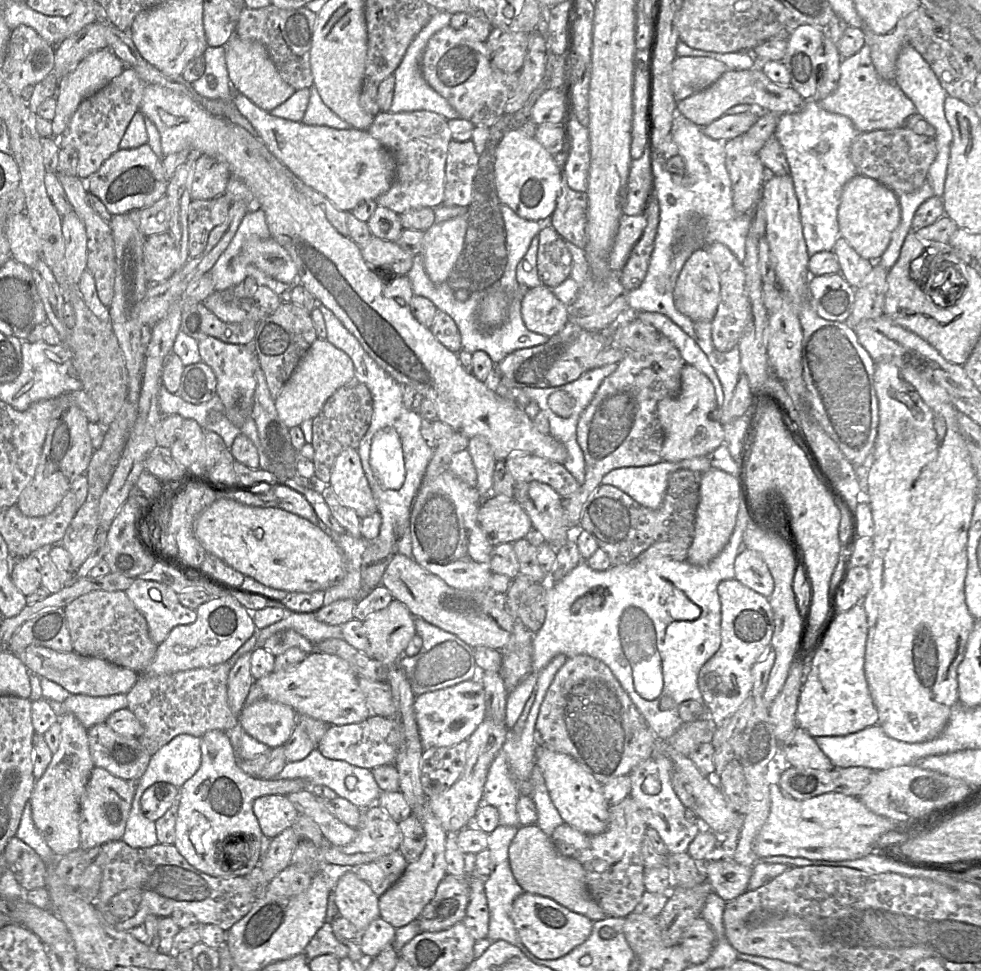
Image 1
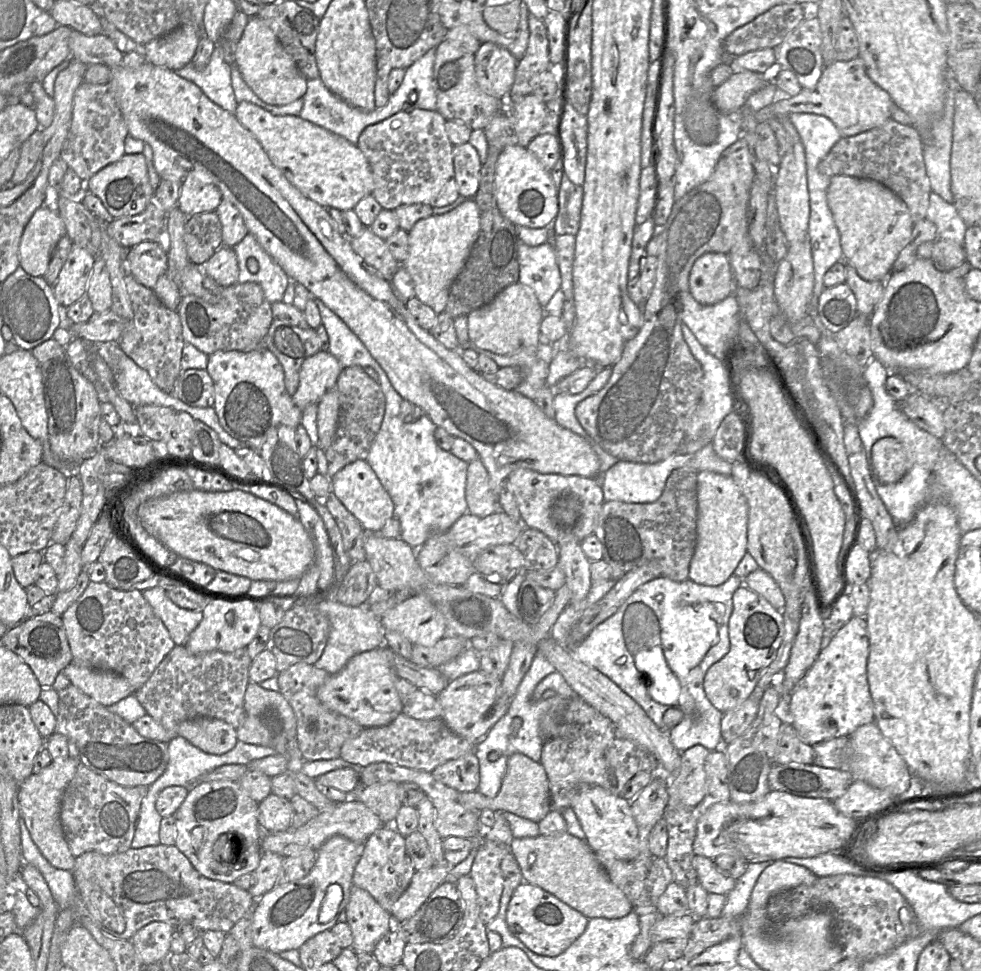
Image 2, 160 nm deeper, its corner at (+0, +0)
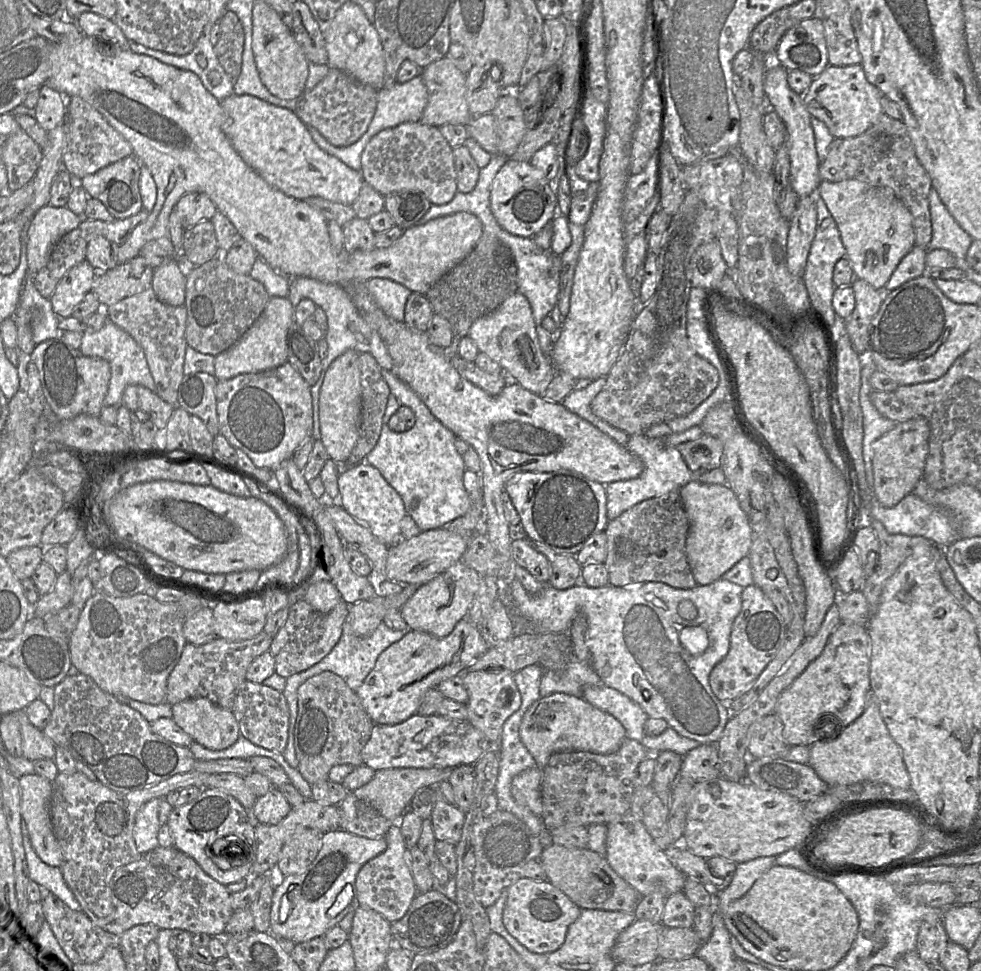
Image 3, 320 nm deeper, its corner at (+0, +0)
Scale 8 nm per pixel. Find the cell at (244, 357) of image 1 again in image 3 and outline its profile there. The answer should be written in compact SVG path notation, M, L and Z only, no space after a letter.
M288 361L276 368L218 381L216 401L219 434L234 448L242 449L259 468L274 471L281 462L292 458L301 443L311 438L311 386Z

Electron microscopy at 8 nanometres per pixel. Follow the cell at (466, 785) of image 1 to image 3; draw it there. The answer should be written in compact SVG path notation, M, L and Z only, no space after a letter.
M438 786L436 787L436 802L431 814L435 838L457 844L462 837L466 814L455 805L449 803Z

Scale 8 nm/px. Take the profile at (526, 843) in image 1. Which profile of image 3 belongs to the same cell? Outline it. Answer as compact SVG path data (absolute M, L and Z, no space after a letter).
M552 844L543 849L538 861L547 881L561 890L580 909L634 913L641 896L609 865L606 858L588 848L568 848Z

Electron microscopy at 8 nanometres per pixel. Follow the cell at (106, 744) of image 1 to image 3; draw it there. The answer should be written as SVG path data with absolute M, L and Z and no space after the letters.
M84 674L67 675L53 688L54 709L48 725L41 731L56 747L66 749L75 761L87 766L100 783L115 792L128 793L141 790L175 774L191 771L208 774L232 773L243 777L254 771L249 759L199 760L195 758L189 747L177 745L153 733L150 723L139 712L121 703L115 696L102 691L90 677Z

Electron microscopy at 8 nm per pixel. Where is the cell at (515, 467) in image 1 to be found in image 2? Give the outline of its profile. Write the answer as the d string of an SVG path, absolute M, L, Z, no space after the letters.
M517 469L506 480L511 489L525 528L542 532L555 545L576 541L581 543L593 535L604 502L601 474L595 478L575 475L541 474L530 469Z

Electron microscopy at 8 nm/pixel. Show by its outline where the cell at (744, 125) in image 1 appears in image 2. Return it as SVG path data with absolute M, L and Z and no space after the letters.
M862 58L848 62L835 61L824 66L821 78L813 89L802 89L792 97L779 96L772 104L755 112L758 123L779 119L793 113L811 113L827 117L843 137L851 137L882 126L891 119L895 105L889 94L868 77Z

